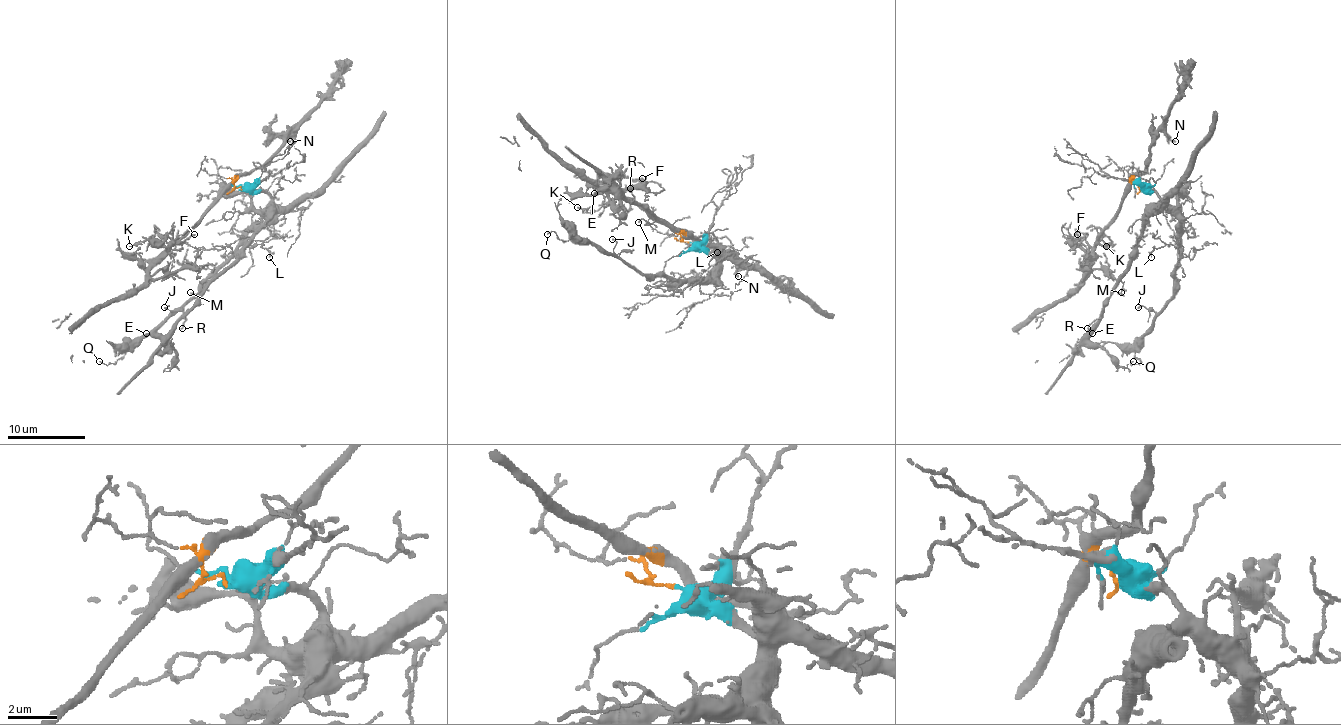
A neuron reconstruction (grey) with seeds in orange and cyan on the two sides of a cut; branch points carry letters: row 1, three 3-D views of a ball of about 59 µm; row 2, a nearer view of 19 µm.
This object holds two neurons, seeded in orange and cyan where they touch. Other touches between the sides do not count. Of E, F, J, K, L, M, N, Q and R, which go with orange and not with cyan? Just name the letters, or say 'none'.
F, K, N

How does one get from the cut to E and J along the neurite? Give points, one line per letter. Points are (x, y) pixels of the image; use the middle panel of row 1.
E: (689, 242), (697, 242), (720, 259), (720, 254), (703, 240), (687, 238), (614, 190), (594, 194)
J: (689, 242), (697, 242), (718, 259), (718, 275), (712, 281), (646, 277), (614, 252), (615, 242), (612, 238)

